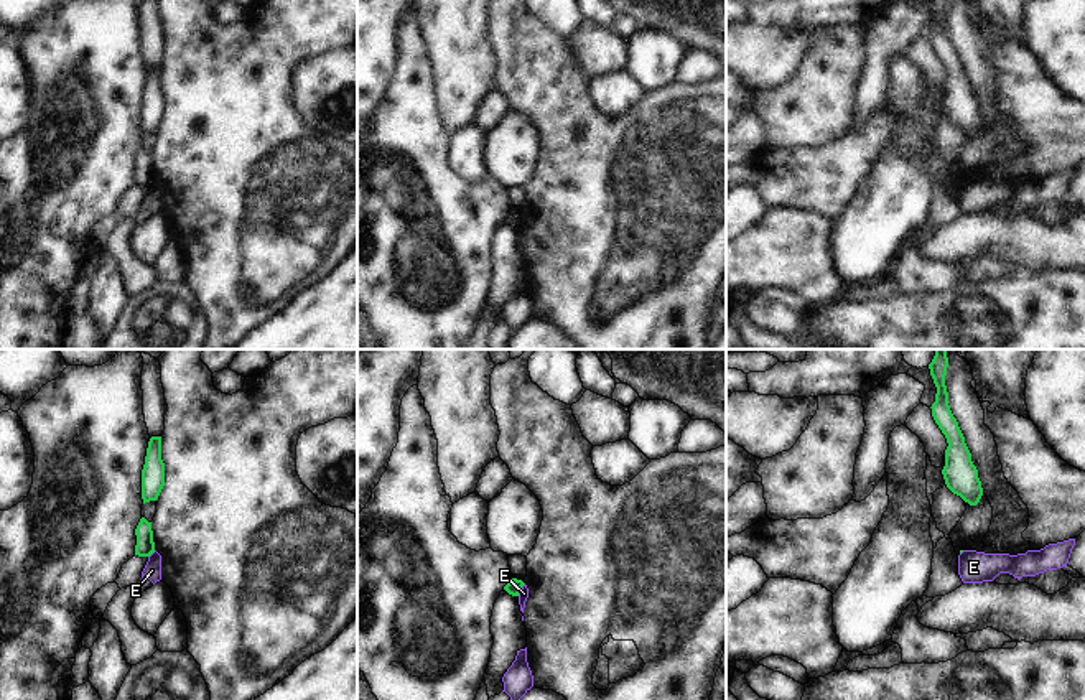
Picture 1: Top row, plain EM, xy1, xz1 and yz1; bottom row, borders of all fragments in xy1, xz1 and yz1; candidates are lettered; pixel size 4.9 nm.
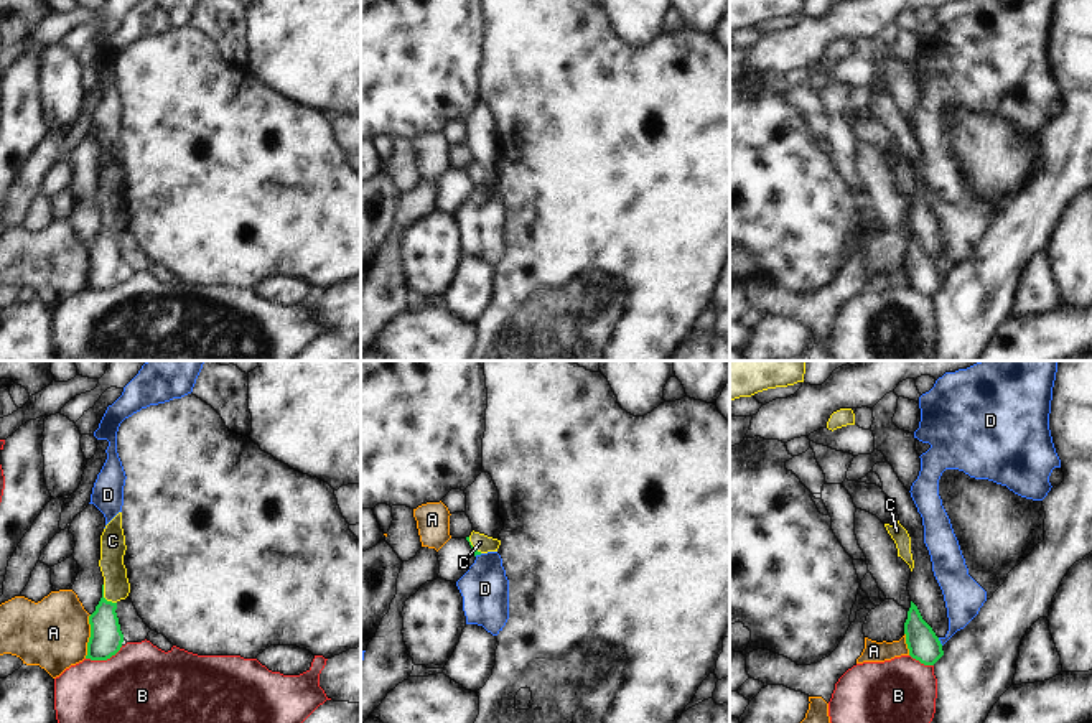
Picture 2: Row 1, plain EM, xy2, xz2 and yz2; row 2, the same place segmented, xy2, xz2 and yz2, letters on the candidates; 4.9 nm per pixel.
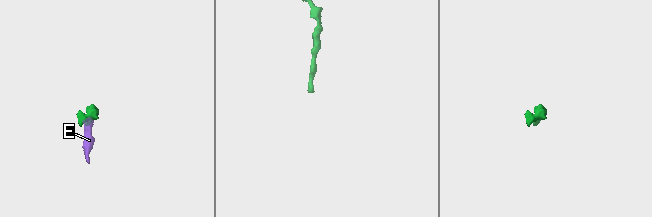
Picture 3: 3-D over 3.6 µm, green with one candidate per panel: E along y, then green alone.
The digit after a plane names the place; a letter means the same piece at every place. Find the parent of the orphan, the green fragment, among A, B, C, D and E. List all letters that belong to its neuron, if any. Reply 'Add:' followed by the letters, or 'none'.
Add: C

